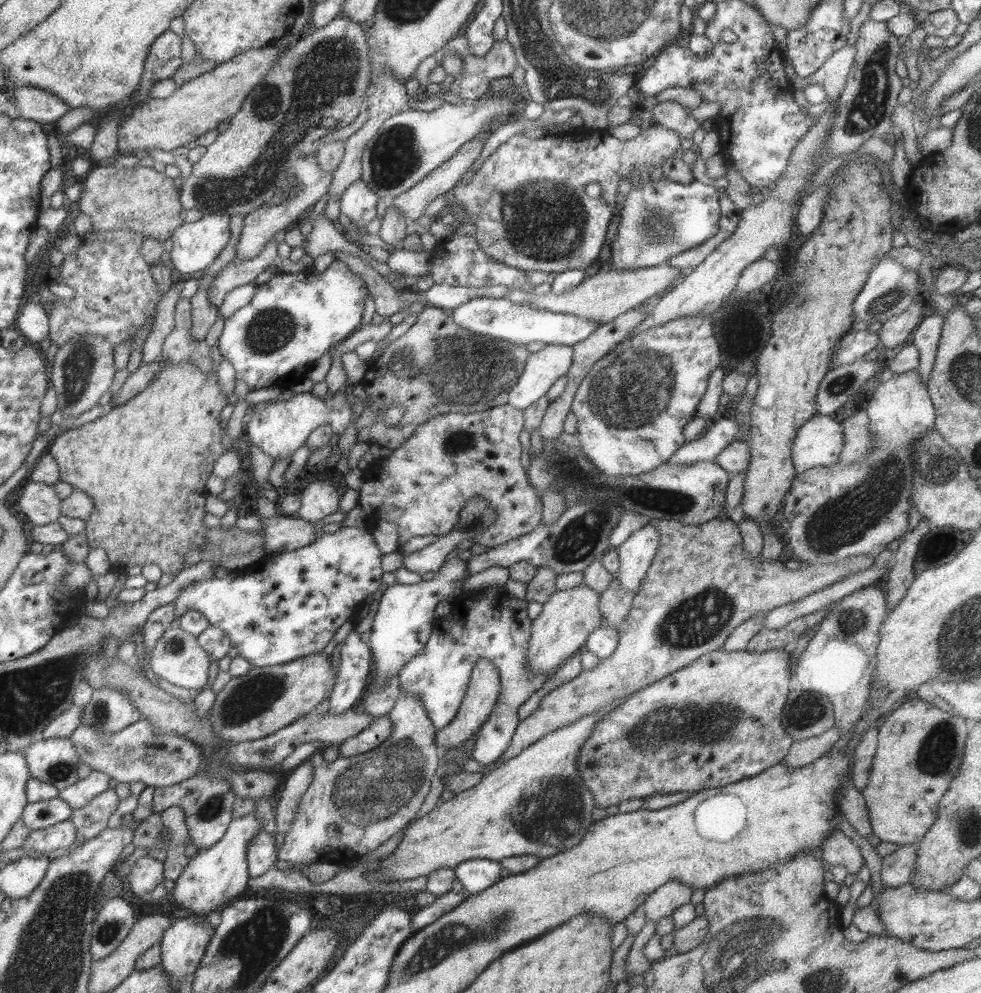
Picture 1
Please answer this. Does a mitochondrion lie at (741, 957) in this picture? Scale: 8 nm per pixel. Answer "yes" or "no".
yes

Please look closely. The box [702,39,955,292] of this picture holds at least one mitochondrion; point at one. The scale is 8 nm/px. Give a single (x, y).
(869, 107)

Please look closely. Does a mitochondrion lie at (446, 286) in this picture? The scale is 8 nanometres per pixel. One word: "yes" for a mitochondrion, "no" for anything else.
no

